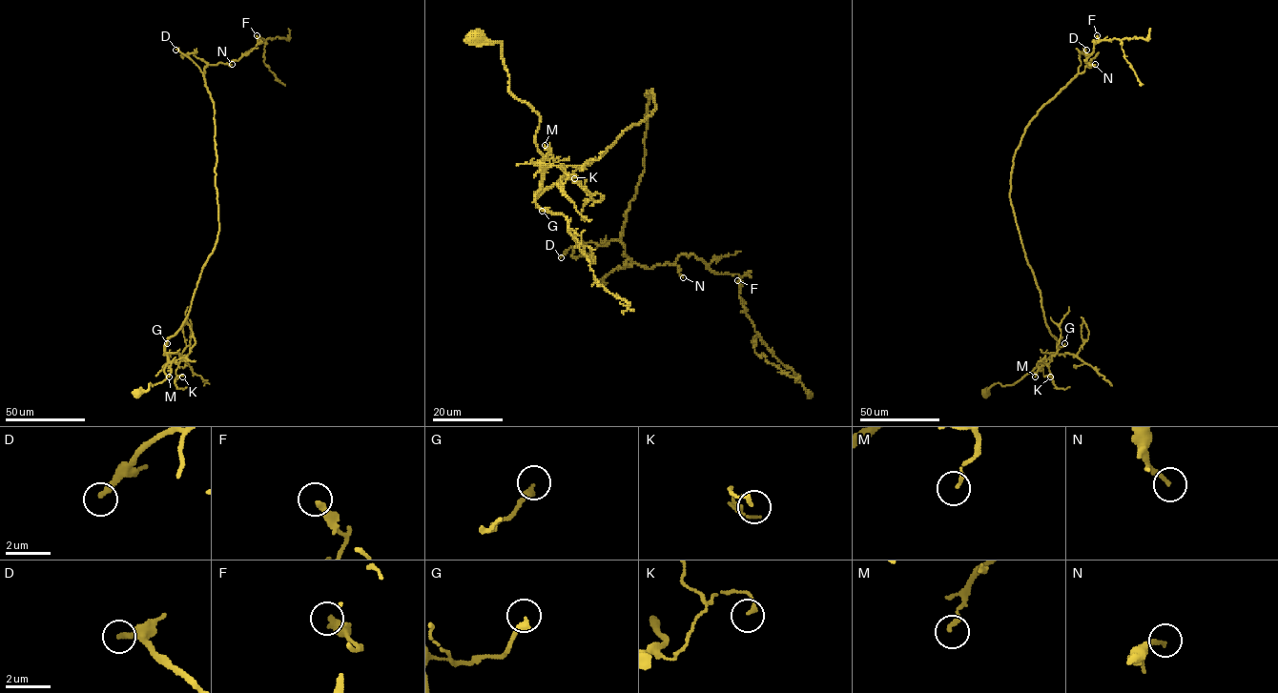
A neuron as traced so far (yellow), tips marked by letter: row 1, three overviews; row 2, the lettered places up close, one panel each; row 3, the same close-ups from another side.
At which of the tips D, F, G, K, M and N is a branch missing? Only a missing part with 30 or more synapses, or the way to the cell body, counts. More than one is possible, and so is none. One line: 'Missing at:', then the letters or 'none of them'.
Missing at: D

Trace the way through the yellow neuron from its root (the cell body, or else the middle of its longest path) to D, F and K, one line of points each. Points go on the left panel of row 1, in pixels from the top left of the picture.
D: (137, 393), (166, 378), (165, 343), (187, 315), (218, 229), (214, 103), (199, 68), (175, 50)
F: (137, 393), (166, 378), (165, 343), (187, 315), (218, 234), (204, 68), (238, 60), (257, 35)
K: (137, 393), (166, 378), (169, 360), (177, 364), (176, 378), (182, 377)

